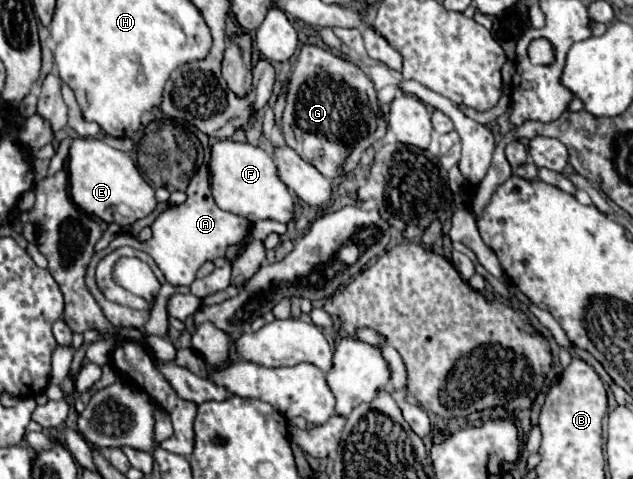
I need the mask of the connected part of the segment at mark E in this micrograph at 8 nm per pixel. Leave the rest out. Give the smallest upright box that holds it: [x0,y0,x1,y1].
[68,137,158,227]

